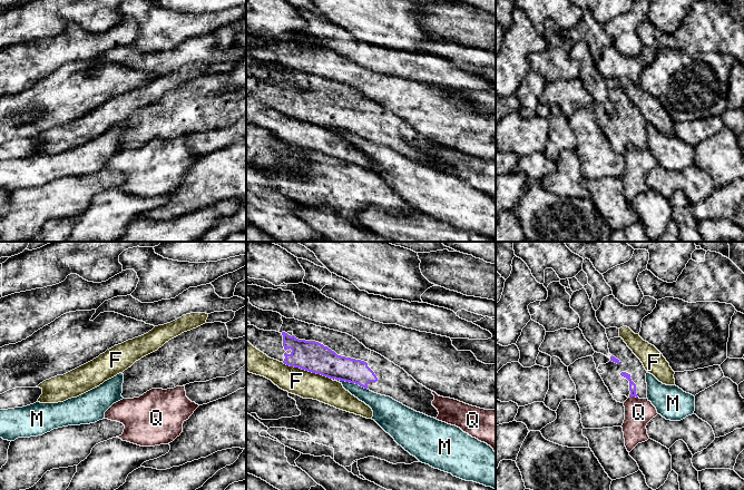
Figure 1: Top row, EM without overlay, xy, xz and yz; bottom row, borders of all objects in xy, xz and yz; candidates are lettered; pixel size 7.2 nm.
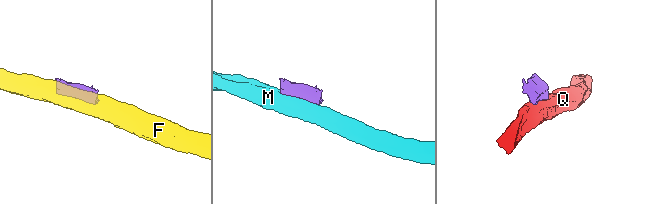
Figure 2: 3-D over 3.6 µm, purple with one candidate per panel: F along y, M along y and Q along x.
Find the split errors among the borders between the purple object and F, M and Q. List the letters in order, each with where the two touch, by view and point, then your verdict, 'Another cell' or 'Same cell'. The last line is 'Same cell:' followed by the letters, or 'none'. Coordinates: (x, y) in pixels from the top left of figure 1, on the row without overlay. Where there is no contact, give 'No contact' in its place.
F: Touches purple at xz (306, 120). Another cell
M: Touches purple at xz (350, 133). Another cell
Q: Touches purple at yz (634, 146). Another cell
Same cell: none

